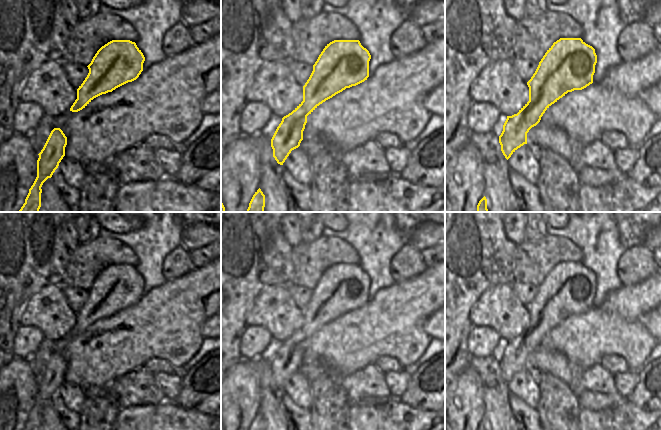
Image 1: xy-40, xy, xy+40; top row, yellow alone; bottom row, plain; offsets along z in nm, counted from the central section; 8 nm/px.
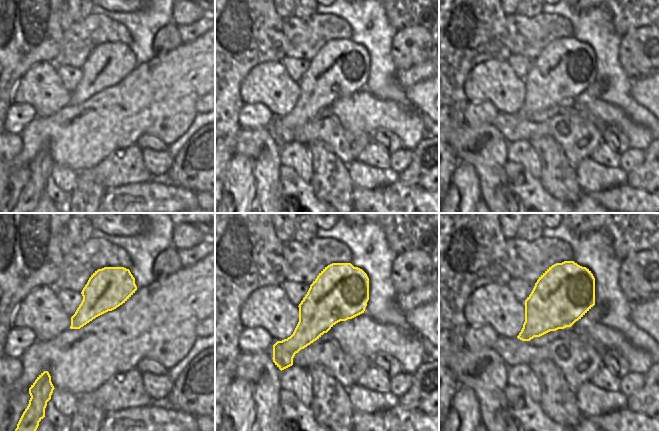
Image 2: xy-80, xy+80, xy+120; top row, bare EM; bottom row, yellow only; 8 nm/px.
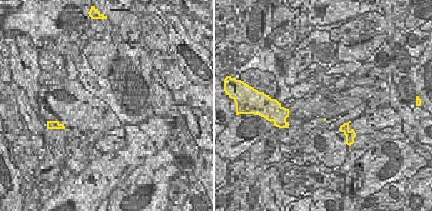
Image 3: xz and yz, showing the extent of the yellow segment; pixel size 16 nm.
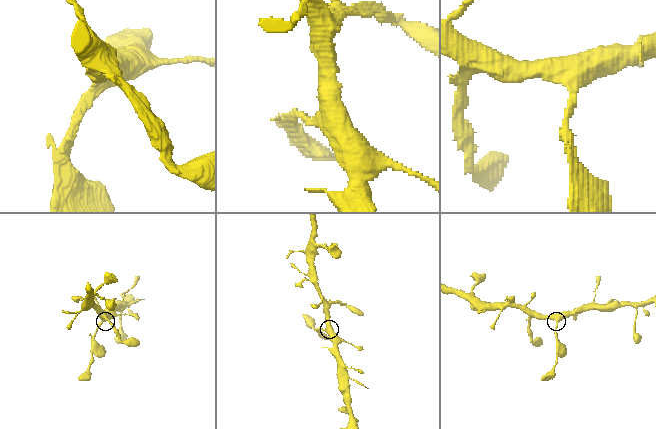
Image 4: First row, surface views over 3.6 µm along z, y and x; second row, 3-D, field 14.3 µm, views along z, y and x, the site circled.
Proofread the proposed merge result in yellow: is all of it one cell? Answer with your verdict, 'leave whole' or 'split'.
split

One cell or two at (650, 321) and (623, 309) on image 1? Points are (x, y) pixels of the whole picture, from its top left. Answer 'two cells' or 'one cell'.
two cells

